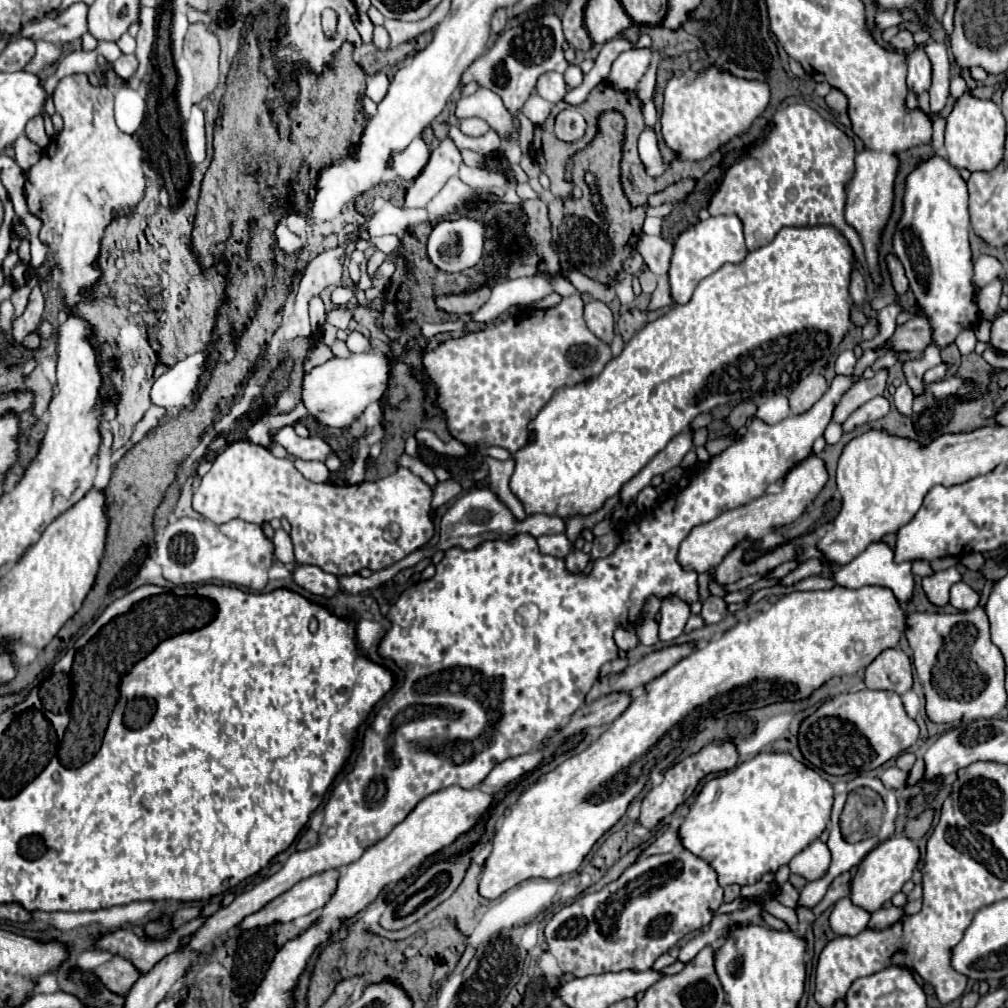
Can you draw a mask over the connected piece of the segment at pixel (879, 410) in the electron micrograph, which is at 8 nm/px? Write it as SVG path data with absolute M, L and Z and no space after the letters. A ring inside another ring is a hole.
M883 395L867 401L865 405L861 405L861 407L843 423L843 431L851 431L851 429L857 427L857 425L863 425L863 423L867 423L867 421L885 417L885 415L889 413L889 407L891 407L891 403L889 403L889 399L883 397Z

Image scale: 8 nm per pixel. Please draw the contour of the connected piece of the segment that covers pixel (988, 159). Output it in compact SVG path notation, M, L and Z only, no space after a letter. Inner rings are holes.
M967 89L955 101L953 111L947 115L945 149L951 165L969 171L995 169L999 157L1003 157L1003 141L1005 141L1005 119L1001 109L993 101L983 101L973 97L973 93Z

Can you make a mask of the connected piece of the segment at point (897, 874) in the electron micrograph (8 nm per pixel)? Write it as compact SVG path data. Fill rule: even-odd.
M889 837L887 841L879 843L859 863L857 873L851 879L851 891L849 891L851 903L861 907L861 909L865 909L865 911L869 911L869 913L881 909L883 903L889 901L895 893L899 893L903 883L911 879L911 873L917 867L917 861L919 861L919 849L907 837Z

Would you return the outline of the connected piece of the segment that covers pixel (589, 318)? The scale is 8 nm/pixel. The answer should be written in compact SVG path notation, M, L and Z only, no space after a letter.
M591 299L589 303L585 303L583 307L583 315L585 321L589 325L589 329L603 341L611 343L613 341L613 329L615 329L615 321L611 315L611 309L607 307L607 303Z

